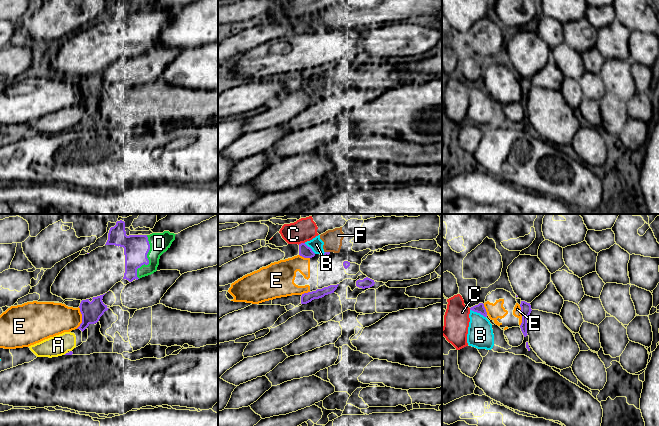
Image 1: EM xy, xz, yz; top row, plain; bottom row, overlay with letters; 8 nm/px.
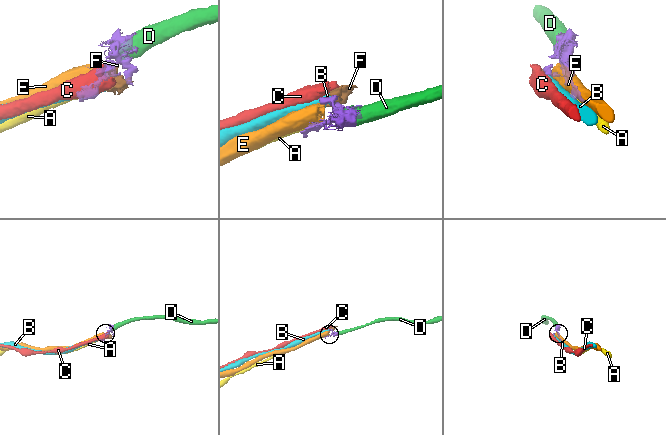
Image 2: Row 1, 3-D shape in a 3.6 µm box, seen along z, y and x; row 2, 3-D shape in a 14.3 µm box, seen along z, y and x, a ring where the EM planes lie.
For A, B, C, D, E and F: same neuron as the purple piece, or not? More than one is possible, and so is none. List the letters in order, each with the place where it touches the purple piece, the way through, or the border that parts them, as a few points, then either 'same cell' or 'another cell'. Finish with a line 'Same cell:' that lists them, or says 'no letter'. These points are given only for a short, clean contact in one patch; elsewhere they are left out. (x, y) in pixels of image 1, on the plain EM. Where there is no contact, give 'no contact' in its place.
A: no contact | another cell
B: yz (478, 88) | along yz (470, 85), (479, 88), (485, 93) | another cell
C: xz (301, 19) | along xz (304, 18), (298, 20) | another cell
D: xy (147, 35) | same cell
E: xy (82, 94) | another cell
F: xz (327, 28) | along xz (325, 27), (329, 28) | another cell
Same cell: D

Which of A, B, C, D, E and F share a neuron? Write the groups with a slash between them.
A / B F / C / D / E

